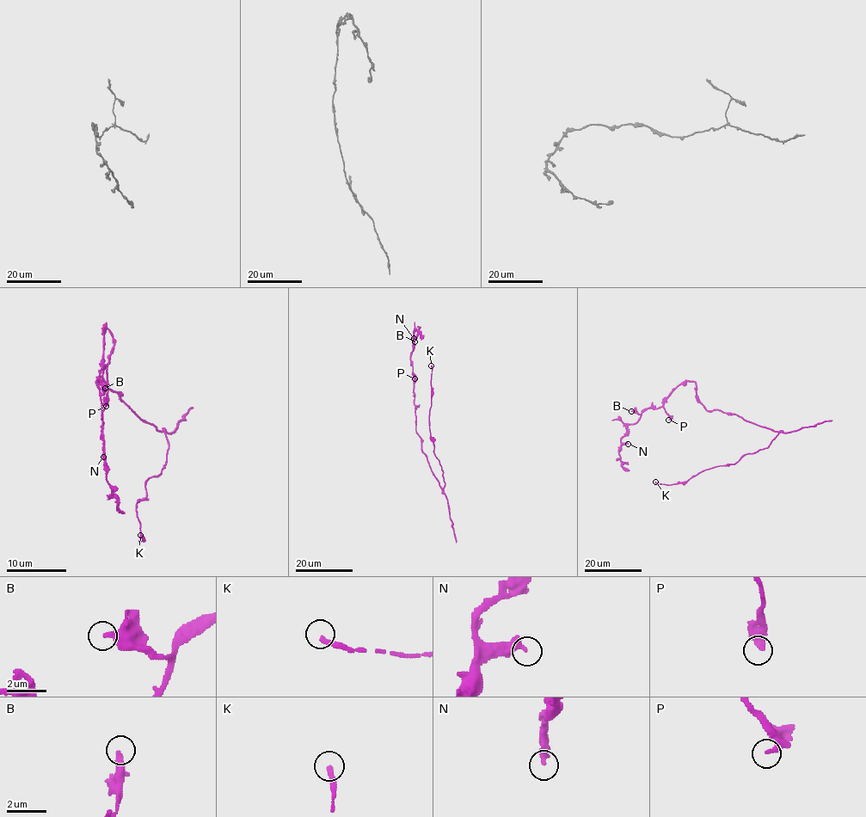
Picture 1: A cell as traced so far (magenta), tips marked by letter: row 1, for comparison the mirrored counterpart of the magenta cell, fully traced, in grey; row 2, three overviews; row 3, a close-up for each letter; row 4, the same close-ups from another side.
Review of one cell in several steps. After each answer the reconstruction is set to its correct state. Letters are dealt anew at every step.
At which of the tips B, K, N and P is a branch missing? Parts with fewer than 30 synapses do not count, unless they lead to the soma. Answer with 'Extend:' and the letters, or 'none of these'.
Extend: K

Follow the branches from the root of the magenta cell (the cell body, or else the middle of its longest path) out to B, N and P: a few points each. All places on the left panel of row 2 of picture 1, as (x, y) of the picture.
B: (119, 396), (107, 386), (106, 369), (113, 335), (105, 325), (103, 376), (95, 382), (103, 394), (105, 388)
N: (119, 396), (107, 386), (106, 369), (113, 335), (105, 325), (103, 376), (95, 382), (101, 404), (103, 457)
P: (119, 396), (107, 386), (106, 369), (112, 352), (113, 335), (105, 325), (103, 382), (107, 390), (106, 406)

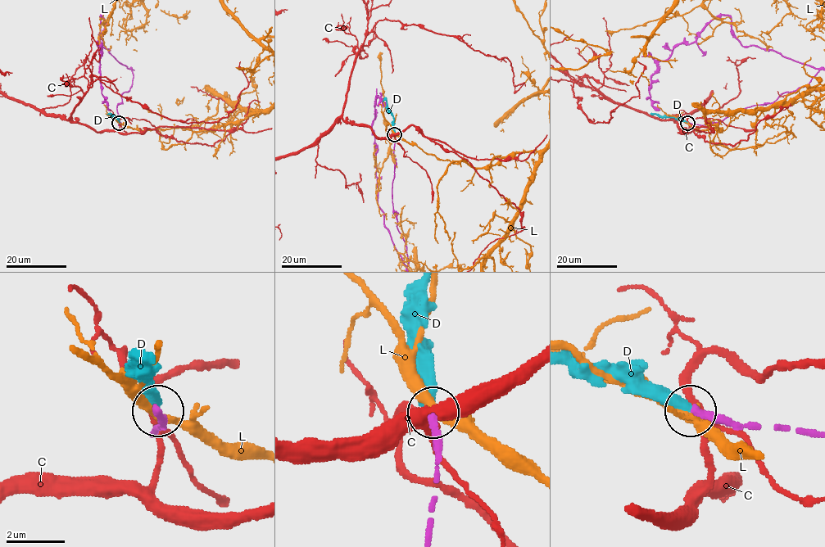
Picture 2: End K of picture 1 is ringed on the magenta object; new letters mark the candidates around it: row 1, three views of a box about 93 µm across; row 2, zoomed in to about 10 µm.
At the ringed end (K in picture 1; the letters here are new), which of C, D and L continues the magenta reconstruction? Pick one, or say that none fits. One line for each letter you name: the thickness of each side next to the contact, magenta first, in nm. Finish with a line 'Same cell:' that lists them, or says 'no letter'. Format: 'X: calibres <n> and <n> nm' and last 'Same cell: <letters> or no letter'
D: calibres 280 and 400 nm
Same cell: D

